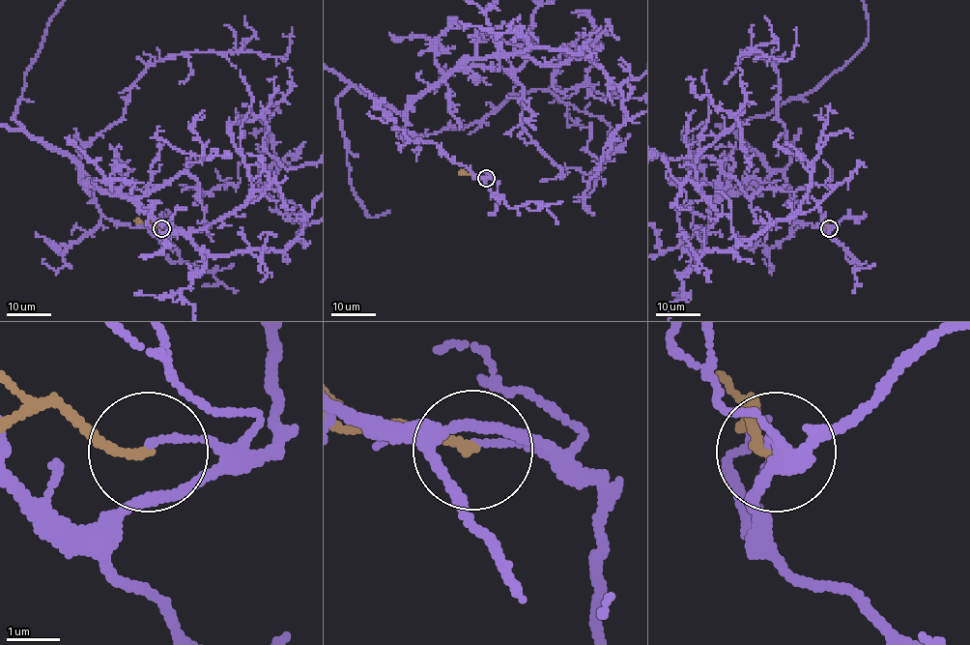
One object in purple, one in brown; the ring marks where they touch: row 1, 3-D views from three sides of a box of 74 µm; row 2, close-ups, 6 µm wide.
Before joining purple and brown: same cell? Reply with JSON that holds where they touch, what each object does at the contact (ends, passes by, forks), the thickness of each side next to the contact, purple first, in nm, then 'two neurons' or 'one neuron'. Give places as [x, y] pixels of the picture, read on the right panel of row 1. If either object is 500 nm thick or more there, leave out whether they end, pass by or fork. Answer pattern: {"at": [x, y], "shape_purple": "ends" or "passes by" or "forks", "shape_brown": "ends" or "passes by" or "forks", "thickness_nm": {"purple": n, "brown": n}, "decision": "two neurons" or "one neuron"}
{"at": [829, 228], "shape_purple": "ends", "shape_brown": "ends", "thickness_nm": {"purple": 110, "brown": 180}, "decision": "two neurons"}

